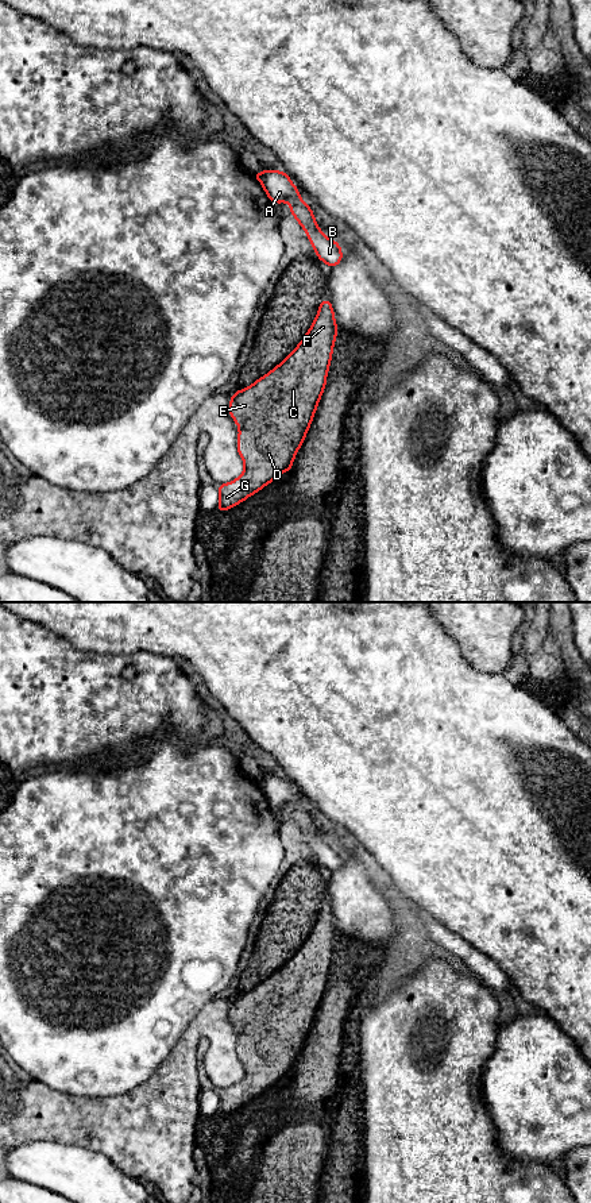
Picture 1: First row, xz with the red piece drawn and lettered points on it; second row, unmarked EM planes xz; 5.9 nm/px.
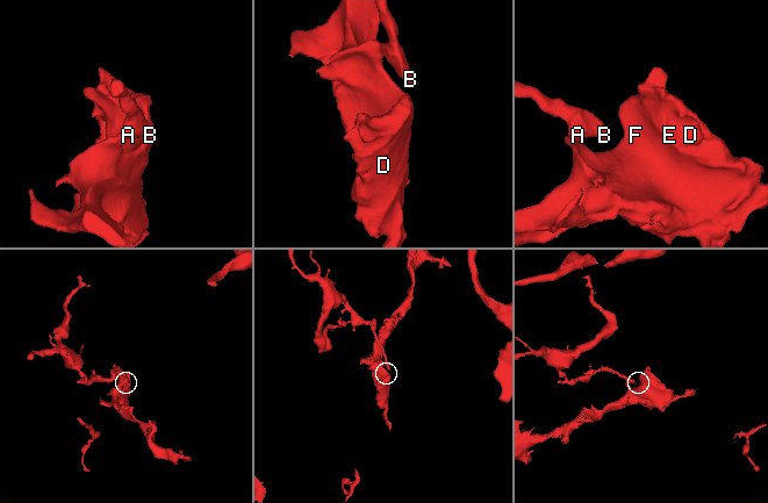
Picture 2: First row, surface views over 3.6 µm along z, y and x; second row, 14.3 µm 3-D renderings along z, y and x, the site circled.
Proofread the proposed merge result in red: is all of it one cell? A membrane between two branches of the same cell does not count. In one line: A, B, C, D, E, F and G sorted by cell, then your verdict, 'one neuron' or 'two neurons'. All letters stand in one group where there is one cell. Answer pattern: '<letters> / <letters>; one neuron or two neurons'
A B / C D E F G; two neurons

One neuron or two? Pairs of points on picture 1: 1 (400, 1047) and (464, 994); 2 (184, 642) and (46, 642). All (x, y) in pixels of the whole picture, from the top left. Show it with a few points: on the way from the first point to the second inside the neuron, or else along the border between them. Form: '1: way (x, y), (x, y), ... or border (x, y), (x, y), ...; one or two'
1: way (413, 1026), (416, 1016), (432, 1005), (444, 1005); one
2: border (42, 625), (64, 636), (76, 648), (99, 654); two

